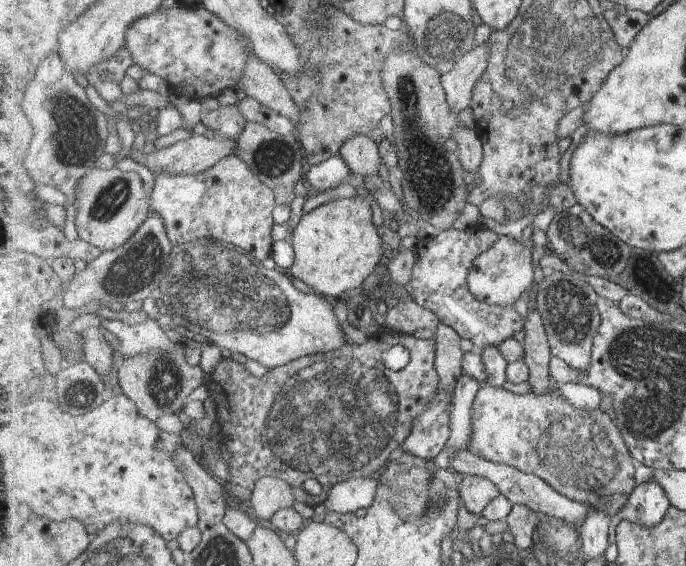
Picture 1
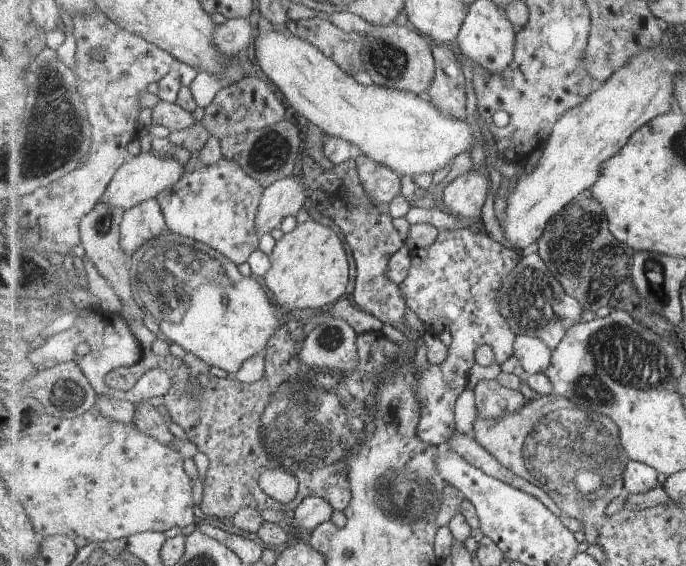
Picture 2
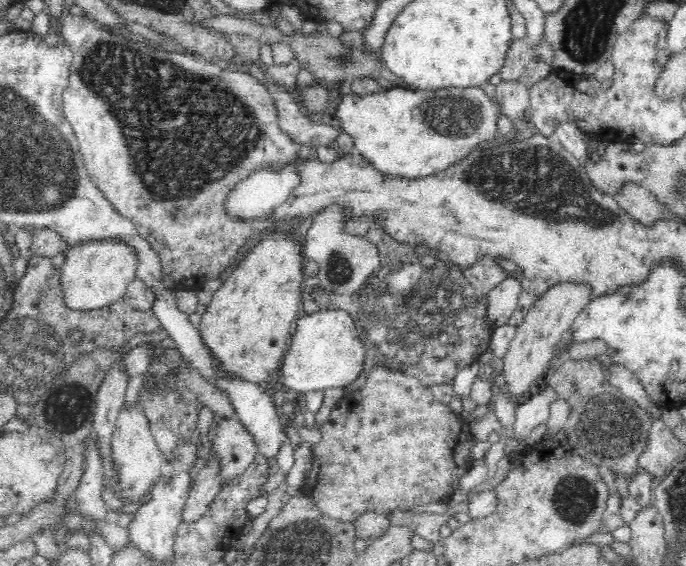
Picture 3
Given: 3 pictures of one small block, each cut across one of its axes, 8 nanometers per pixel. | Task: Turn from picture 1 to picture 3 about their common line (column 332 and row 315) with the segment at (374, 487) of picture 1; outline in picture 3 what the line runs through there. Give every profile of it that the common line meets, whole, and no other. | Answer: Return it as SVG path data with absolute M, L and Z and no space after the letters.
M508 273L488 294L488 323L497 328L507 324L517 310L522 283L516 274Z

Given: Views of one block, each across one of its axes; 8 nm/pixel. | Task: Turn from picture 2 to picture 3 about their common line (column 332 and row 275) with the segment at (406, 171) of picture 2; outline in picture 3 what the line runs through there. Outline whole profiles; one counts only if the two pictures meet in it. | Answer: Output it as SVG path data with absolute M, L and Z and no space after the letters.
M88 240L75 244L66 251L64 264L59 267L59 281L63 292L64 307L70 310L94 310L109 306L125 296L129 282L136 277L137 258L133 250L121 240Z

